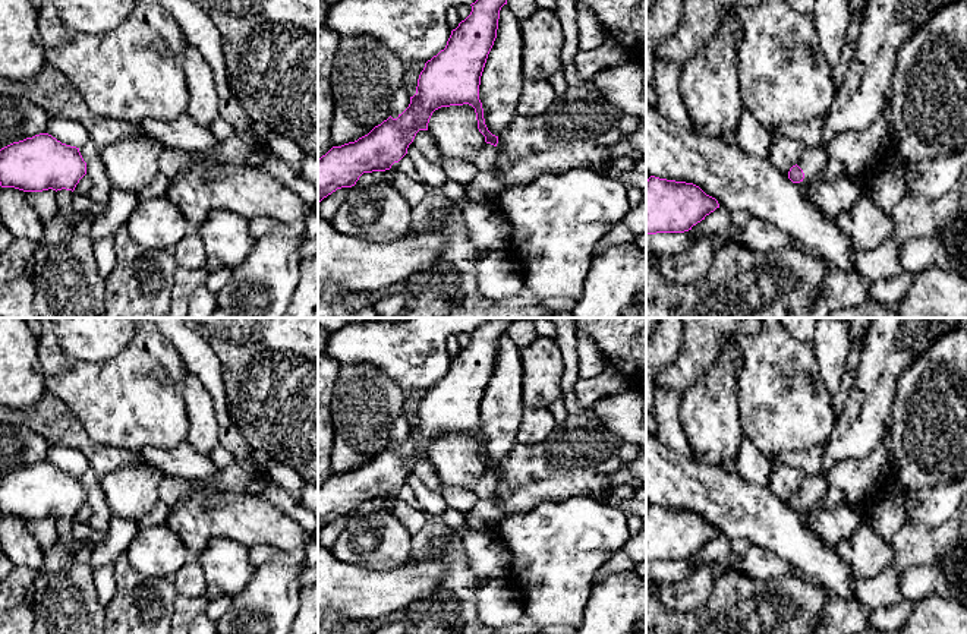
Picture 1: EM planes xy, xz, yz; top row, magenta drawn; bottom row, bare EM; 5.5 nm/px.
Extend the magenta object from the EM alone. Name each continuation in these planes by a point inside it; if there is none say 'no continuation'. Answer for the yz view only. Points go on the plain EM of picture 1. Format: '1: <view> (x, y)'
1: yz (813, 488)

